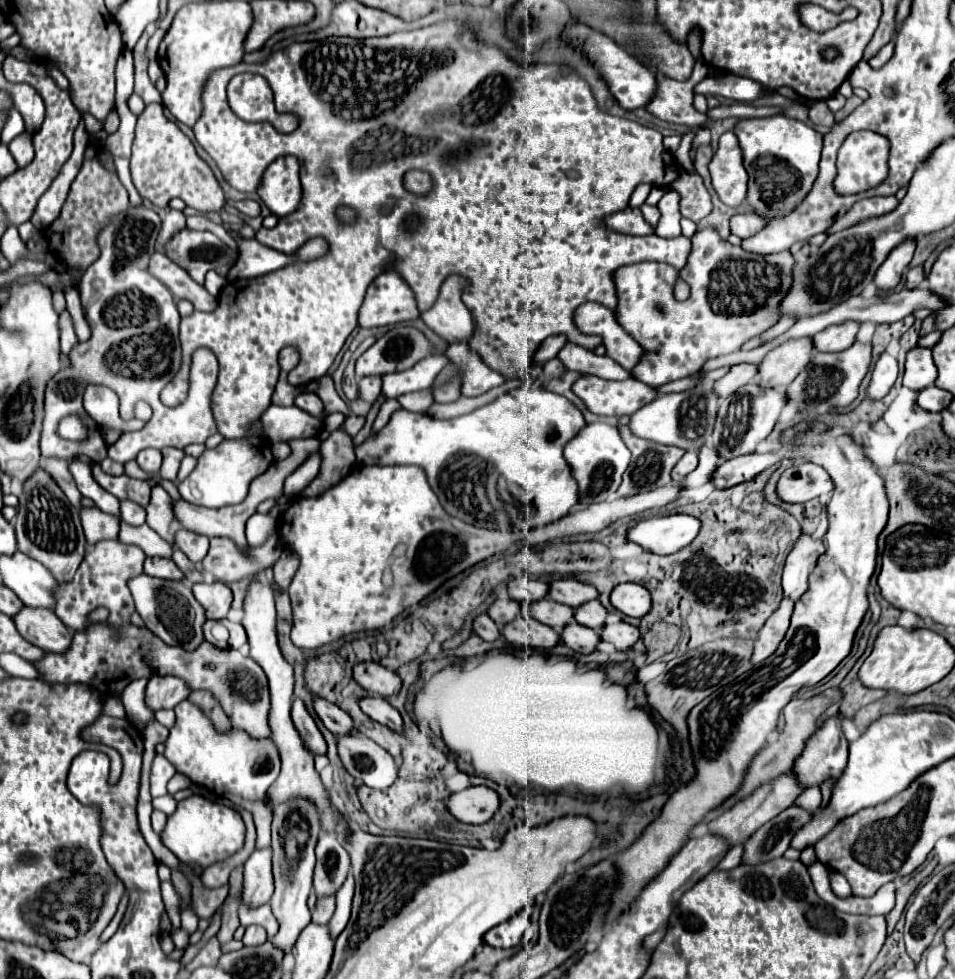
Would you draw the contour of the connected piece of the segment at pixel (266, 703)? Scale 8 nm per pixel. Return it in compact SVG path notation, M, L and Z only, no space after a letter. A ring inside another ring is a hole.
M91 624L73 634L71 648L67 648L67 652L45 652L41 660L31 662L39 672L39 680L47 684L87 684L101 694L105 694L107 684L107 694L113 692L113 696L119 696L135 678L149 680L153 676L177 676L185 680L191 692L209 690L229 716L235 730L243 730L251 738L271 738L271 700L267 676L257 662L243 656L239 650L221 650L209 642L201 642L197 650L185 652L181 646L167 646L155 634L151 634L151 630L137 628L133 624L111 628L111 624Z

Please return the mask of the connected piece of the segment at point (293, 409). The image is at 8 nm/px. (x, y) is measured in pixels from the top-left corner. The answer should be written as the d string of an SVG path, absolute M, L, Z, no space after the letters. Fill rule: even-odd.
M271 404L261 416L265 436L271 442L287 442L291 438L317 436L321 430L321 418L303 412L297 406L275 406Z

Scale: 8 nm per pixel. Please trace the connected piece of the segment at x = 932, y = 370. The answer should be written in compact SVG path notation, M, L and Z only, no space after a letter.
M915 346L907 352L905 362L905 374L903 374L903 386L911 390L923 390L931 386L937 378L937 368L931 358L931 348Z

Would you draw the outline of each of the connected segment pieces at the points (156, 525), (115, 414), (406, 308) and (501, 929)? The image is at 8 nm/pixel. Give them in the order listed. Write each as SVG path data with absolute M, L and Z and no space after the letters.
M157 488L151 492L151 500L147 504L147 524L159 532L163 540L173 544L173 534L171 534L171 522L173 522L173 510L171 510L171 496L163 490Z
M93 384L87 386L83 404L85 404L87 414L99 426L107 426L107 428L113 428L119 432L129 432L129 430L139 430L145 424L141 420L129 420L129 422L121 420L119 406L117 406L117 394L105 386L93 386Z
M383 272L367 288L359 308L359 328L377 328L419 318L411 288L395 272Z
M521 910L519 914L511 916L507 922L493 926L485 934L485 942L493 948L513 948L521 942L529 922L531 922L531 914L527 910Z

